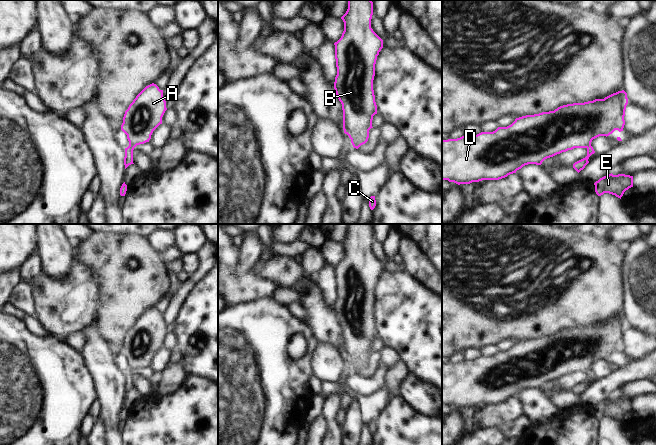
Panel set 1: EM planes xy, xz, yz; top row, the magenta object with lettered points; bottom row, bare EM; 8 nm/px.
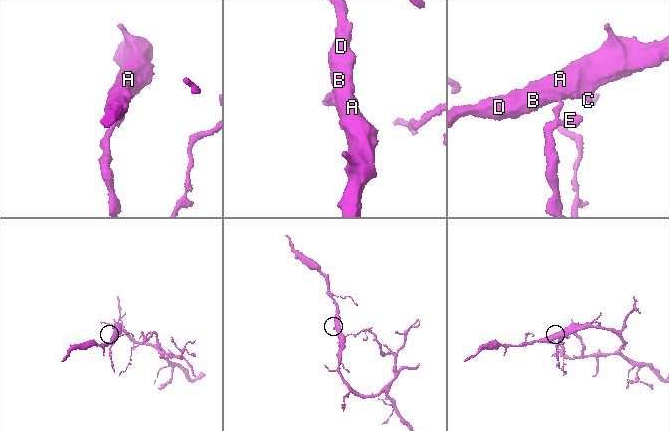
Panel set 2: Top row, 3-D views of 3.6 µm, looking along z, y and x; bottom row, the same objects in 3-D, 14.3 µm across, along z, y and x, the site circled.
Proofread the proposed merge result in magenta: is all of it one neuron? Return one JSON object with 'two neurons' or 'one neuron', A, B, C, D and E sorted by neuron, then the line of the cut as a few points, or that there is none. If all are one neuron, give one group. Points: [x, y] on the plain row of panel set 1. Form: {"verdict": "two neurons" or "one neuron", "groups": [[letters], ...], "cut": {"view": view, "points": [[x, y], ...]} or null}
{"verdict": "two neurons", "groups": [["A", "B", "C", "D"], ["E"]], "cut": {"view": "yz", "points": [[590, 367], [586, 371]]}}

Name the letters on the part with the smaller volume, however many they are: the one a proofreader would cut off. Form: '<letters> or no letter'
E

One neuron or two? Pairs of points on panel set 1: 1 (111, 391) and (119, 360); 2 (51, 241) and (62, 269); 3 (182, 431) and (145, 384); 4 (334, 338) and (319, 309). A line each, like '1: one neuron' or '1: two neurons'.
1: two neurons
2: one neuron
3: two neurons
4: one neuron

